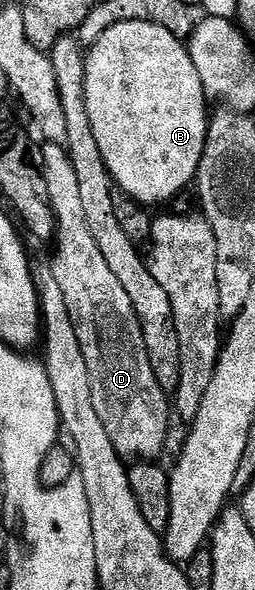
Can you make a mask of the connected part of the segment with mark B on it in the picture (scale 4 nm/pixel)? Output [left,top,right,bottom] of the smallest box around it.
[85,22,209,206]

